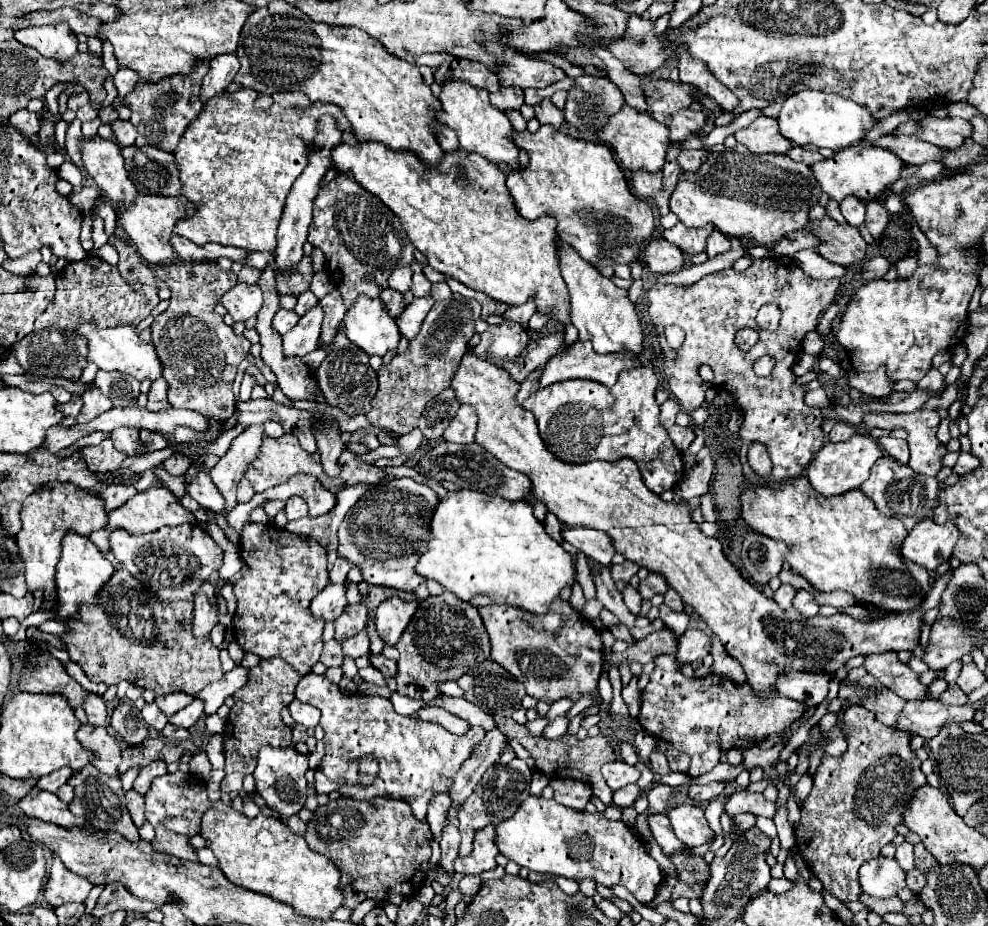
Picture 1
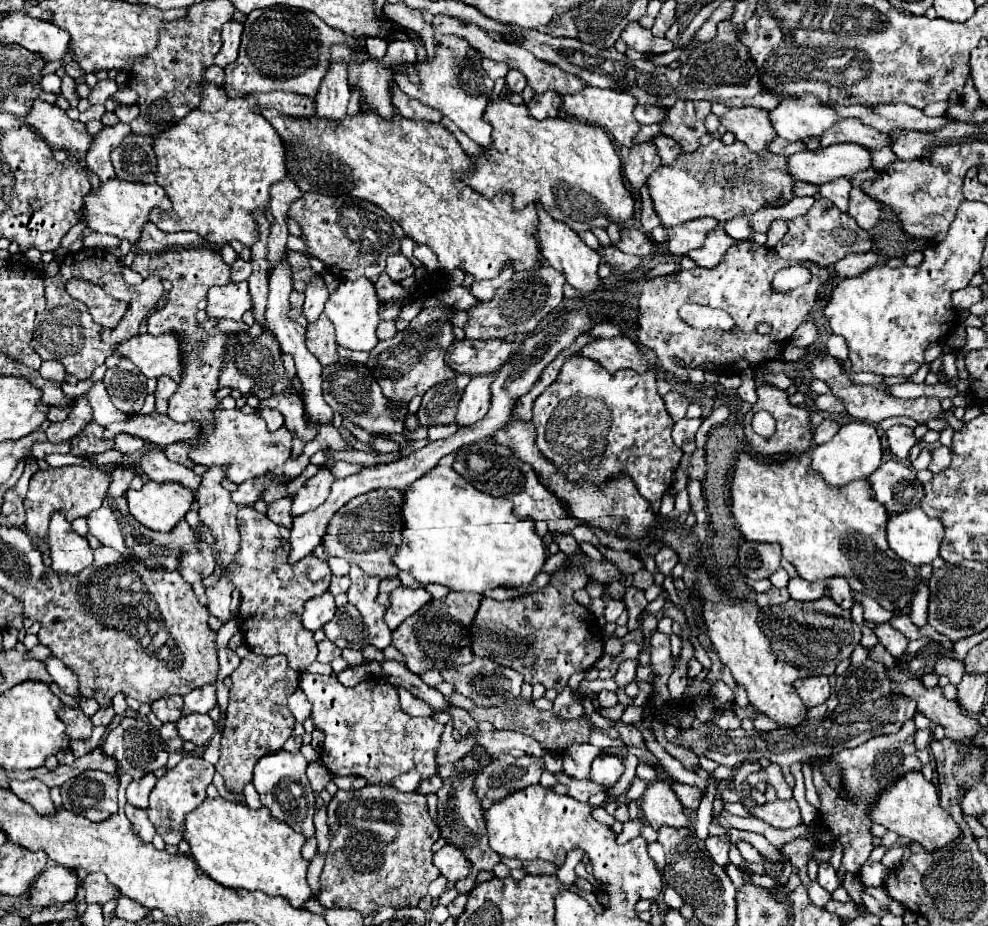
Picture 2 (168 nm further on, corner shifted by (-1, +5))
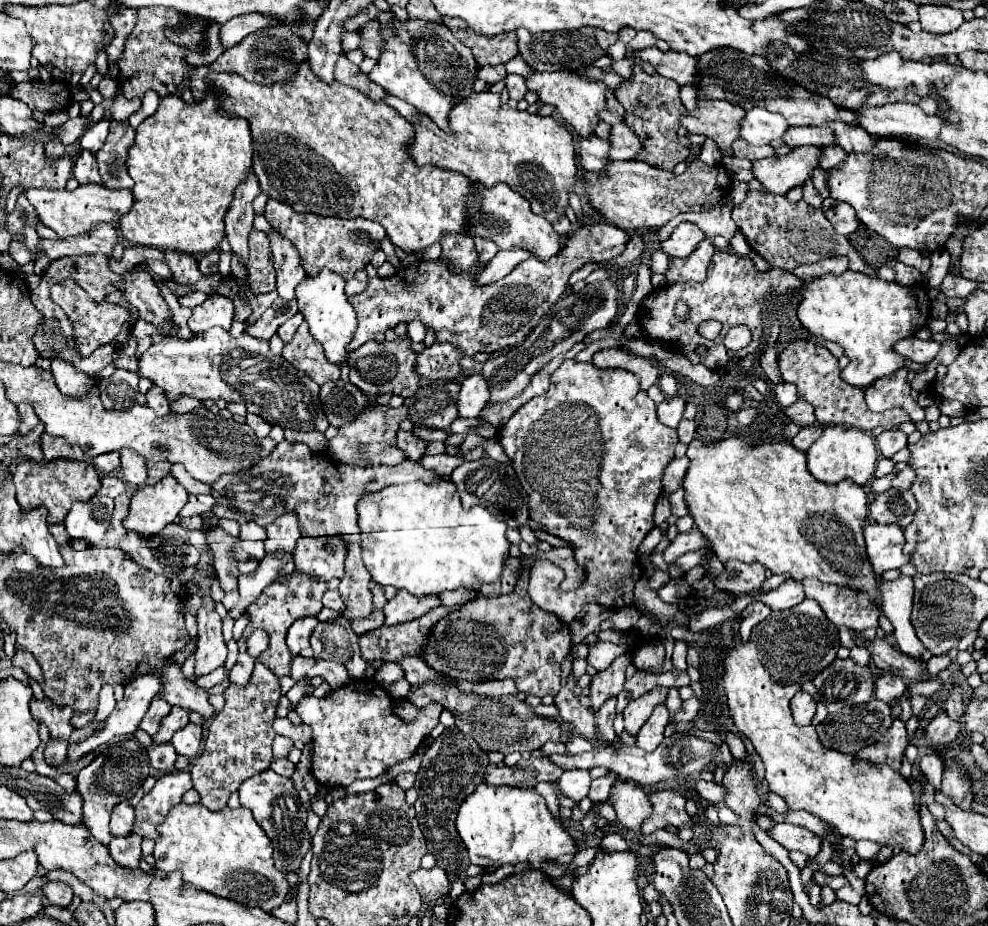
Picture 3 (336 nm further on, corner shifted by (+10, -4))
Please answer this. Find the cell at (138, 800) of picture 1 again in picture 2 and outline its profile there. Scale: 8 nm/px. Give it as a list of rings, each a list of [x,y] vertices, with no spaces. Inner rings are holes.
[[[126,804],[124,810],[126,810],[126,816],[128,816],[128,820],[132,822],[132,828],[136,830],[136,834],[138,834],[144,842],[152,842],[152,836],[156,834],[156,830],[154,830],[150,818],[146,816],[146,812],[140,810],[140,808],[134,808],[132,804]]]

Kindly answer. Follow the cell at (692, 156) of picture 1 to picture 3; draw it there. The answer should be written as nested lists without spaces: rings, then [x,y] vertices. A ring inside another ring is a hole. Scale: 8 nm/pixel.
[[[625,123],[611,125],[609,141],[611,141],[611,149],[609,149],[609,159],[611,159],[611,161],[637,157],[637,153],[641,151],[639,139],[635,137],[633,131],[629,131],[629,127],[627,127]]]

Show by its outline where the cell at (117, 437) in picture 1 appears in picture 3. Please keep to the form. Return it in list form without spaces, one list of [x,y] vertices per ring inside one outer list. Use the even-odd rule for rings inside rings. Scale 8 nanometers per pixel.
[[[53,357],[49,361],[51,361],[51,373],[57,381],[57,387],[63,393],[77,397],[77,395],[87,393],[89,387],[93,387],[93,381],[89,377],[85,377],[83,373],[79,373],[71,363],[67,363],[59,357]]]

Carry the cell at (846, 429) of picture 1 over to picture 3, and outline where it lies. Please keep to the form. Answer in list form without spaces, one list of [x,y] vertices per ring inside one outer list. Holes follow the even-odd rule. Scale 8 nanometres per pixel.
[[[809,425],[809,427],[801,427],[801,431],[791,439],[791,445],[797,447],[799,451],[807,451],[809,445],[815,441],[815,437],[819,437],[823,431],[821,425]]]

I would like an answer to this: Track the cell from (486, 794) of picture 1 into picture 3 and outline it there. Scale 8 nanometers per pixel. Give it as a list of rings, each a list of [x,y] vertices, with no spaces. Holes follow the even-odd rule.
[[[521,759],[515,767],[491,767],[485,775],[487,783],[493,785],[513,785],[513,787],[535,787],[541,781],[555,783],[561,777],[563,769],[559,769],[549,759]]]

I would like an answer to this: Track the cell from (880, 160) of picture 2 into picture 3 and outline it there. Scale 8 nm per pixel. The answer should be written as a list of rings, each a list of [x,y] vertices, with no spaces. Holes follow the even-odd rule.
[[[827,145],[827,149],[821,149],[821,157],[819,157],[819,165],[823,169],[827,167],[833,167],[837,165],[839,161],[843,161],[847,157],[847,153],[841,149],[841,147],[835,147],[835,145]]]

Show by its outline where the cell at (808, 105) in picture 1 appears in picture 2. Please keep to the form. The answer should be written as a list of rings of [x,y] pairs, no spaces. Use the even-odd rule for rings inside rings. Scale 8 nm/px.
[[[814,94],[786,98],[770,112],[770,122],[778,136],[790,142],[820,138],[824,130],[830,130],[840,120],[838,112]]]

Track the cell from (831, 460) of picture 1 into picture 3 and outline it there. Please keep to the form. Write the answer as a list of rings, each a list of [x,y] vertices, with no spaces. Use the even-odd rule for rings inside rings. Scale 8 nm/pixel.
[[[825,427],[821,437],[807,451],[807,467],[817,481],[823,483],[839,483],[843,479],[853,479],[857,485],[865,485],[875,471],[877,449],[873,437],[855,427]]]

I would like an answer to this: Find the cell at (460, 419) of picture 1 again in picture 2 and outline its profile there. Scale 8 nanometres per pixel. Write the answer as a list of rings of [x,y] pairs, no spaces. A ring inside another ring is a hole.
[[[492,374],[474,376],[466,386],[462,400],[458,404],[456,426],[470,426],[482,420],[490,408],[490,384],[494,382]]]

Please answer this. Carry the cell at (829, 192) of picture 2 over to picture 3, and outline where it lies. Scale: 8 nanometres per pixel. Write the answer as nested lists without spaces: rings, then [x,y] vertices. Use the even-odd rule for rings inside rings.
[[[807,181],[805,185],[803,185],[803,201],[805,203],[809,203],[811,207],[821,207],[821,197],[819,197],[819,193],[815,191],[815,187],[813,187],[813,183],[811,181]]]

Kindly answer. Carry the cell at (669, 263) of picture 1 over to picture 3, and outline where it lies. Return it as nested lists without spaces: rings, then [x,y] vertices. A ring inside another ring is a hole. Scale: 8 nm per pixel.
[[[609,223],[577,227],[567,235],[559,257],[551,257],[547,263],[531,257],[519,263],[513,273],[489,285],[477,285],[479,273],[485,269],[481,261],[461,273],[451,271],[445,259],[431,259],[411,263],[391,277],[369,277],[367,289],[355,297],[349,297],[357,313],[357,329],[351,345],[347,345],[347,351],[375,339],[377,333],[395,329],[399,323],[411,323],[413,319],[419,319],[427,329],[433,329],[437,341],[457,345],[469,357],[479,351],[499,353],[509,349],[523,343],[523,337],[527,337],[551,305],[555,305],[567,289],[569,275],[575,269],[581,269],[585,263],[599,263],[621,255],[625,249],[625,239],[629,239],[629,233]]]

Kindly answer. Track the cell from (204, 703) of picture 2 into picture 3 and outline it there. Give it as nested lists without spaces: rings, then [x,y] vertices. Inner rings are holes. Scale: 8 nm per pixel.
[[[173,707],[171,713],[161,721],[161,729],[153,735],[153,741],[155,741],[157,745],[169,743],[171,737],[173,737],[173,733],[179,731],[179,729],[183,729],[183,727],[187,725],[187,715],[189,715],[187,709],[183,709],[183,707]]]

